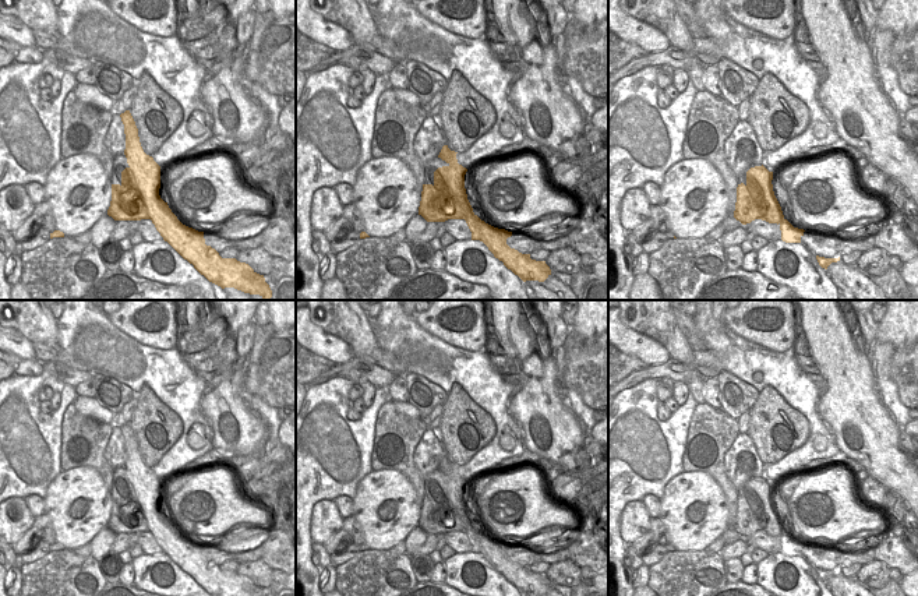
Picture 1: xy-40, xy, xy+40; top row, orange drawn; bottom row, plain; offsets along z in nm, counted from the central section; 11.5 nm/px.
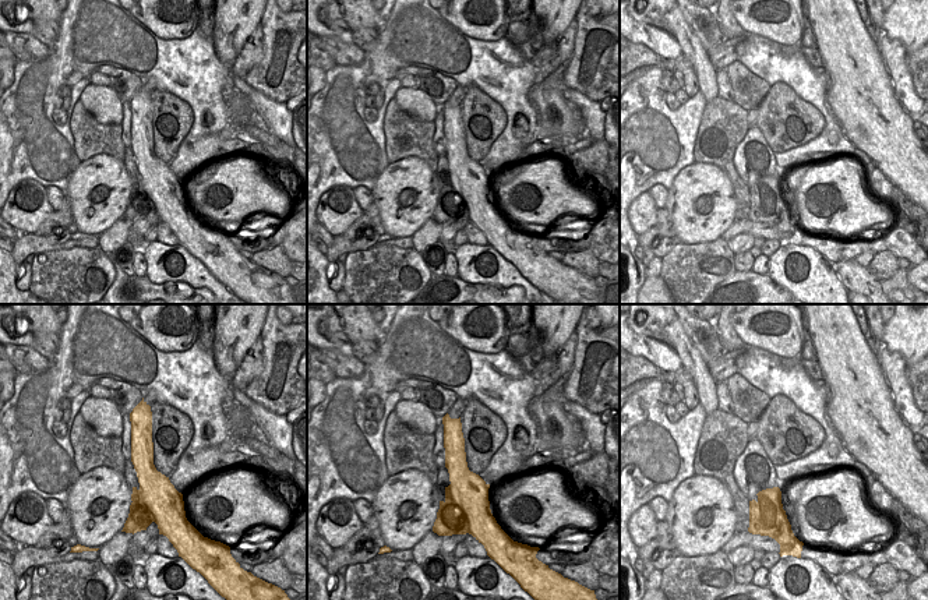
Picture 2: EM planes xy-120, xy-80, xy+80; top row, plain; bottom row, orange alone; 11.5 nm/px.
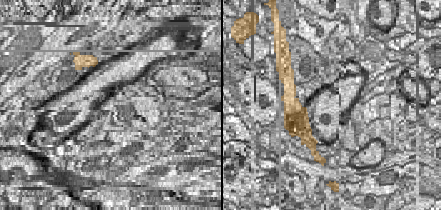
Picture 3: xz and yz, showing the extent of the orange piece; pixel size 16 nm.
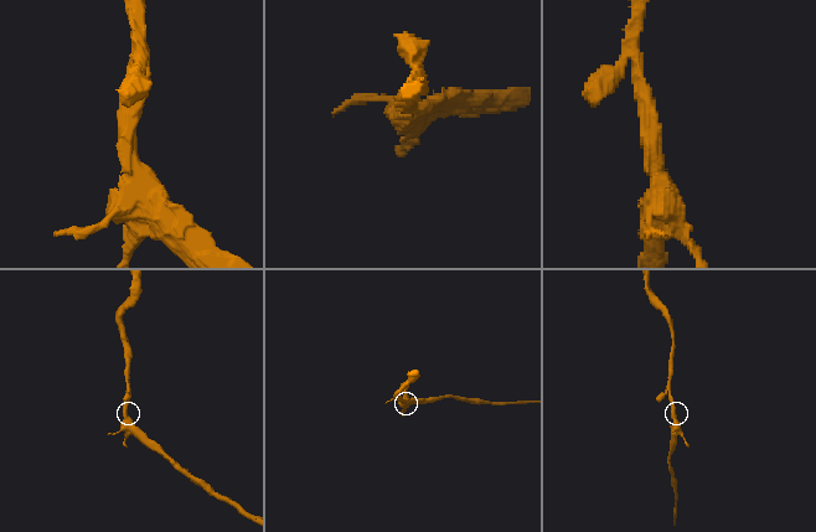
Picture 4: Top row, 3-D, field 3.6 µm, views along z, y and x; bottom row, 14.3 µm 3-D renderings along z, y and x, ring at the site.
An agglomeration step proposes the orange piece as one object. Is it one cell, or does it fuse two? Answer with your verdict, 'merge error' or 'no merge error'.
merge error

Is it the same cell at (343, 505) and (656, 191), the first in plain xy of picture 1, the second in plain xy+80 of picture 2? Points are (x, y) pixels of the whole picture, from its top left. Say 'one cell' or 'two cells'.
one cell

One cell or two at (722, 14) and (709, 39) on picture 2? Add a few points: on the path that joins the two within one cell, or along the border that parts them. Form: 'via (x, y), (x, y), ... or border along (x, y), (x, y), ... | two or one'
border along (713, 14), (719, 30), (726, 38) | two

